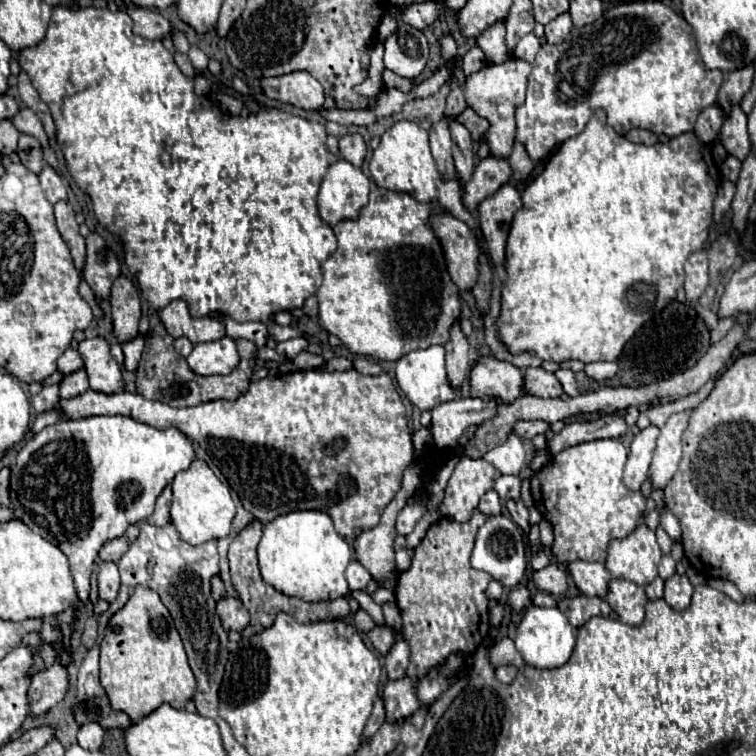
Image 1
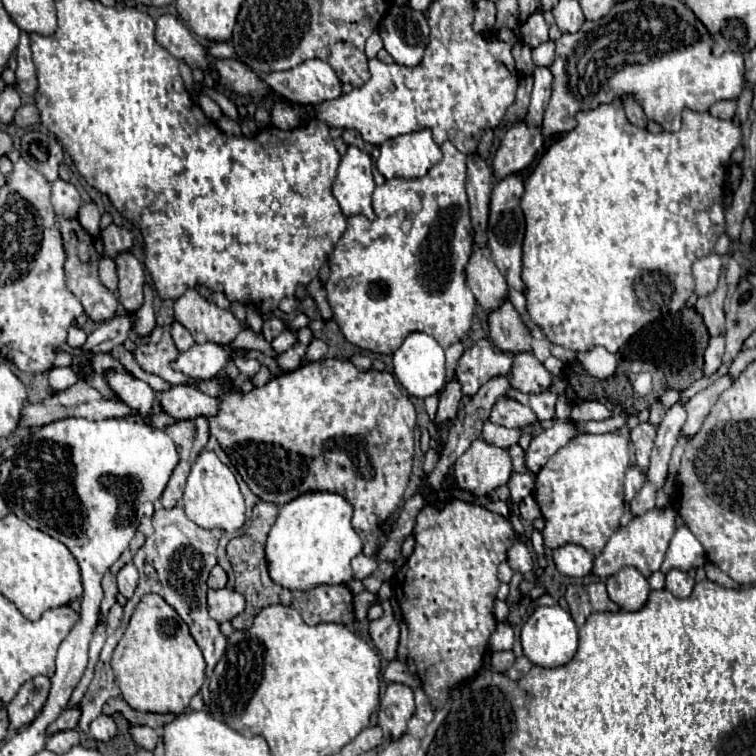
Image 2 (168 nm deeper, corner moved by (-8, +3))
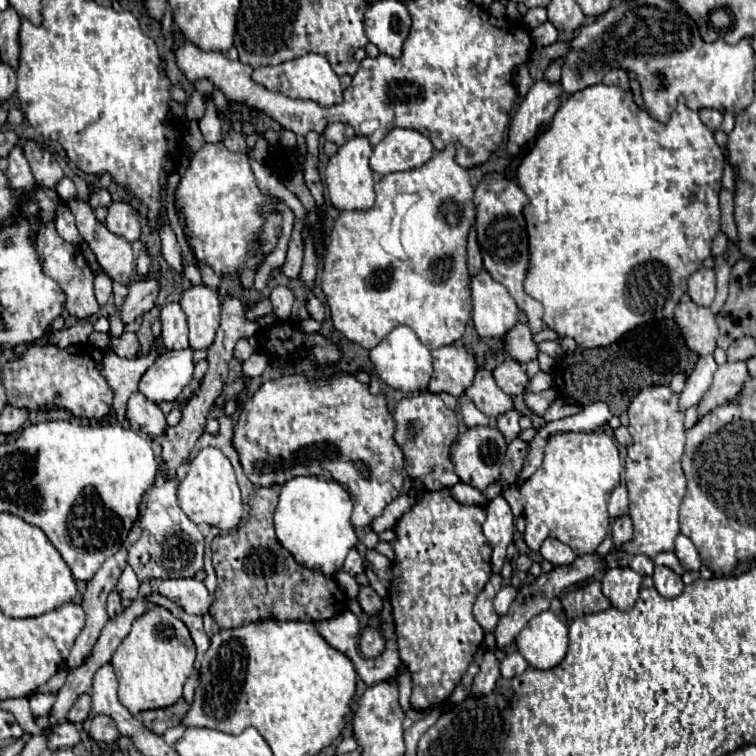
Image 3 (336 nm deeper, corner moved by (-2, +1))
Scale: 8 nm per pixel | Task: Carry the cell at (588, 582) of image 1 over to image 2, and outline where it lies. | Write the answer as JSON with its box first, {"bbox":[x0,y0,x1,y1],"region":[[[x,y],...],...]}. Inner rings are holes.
{"bbox":[554,544,594,578],"region":[[[568,544],[554,550],[554,562],[558,572],[572,578],[584,578],[594,570],[594,556],[576,544]]]}

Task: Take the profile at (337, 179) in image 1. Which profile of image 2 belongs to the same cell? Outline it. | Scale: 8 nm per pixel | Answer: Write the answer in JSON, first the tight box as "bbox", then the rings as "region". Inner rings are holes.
{"bbox":[332,146,376,220],"region":[[[348,146],[332,184],[332,194],[338,200],[342,214],[346,218],[362,214],[368,220],[374,220],[376,216],[372,210],[374,188],[376,184],[372,178],[370,154],[358,150],[356,146]]]}

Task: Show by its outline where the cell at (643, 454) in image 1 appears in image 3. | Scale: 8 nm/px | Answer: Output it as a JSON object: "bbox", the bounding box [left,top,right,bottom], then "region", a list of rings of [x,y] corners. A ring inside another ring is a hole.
{"bbox":[608,484,628,518],"region":[[[620,484],[612,492],[612,496],[608,500],[608,514],[610,514],[610,518],[618,518],[618,516],[628,514],[628,490],[624,484]]]}

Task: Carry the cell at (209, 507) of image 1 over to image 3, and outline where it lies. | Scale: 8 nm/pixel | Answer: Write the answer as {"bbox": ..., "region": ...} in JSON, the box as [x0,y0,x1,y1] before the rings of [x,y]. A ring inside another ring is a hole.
{"bbox":[178,448,245,530],"region":[[[204,448],[190,462],[190,470],[178,486],[178,502],[180,508],[186,512],[186,516],[196,524],[206,522],[222,530],[232,530],[238,526],[245,504],[240,498],[240,488],[236,482],[234,468],[218,448]]]}

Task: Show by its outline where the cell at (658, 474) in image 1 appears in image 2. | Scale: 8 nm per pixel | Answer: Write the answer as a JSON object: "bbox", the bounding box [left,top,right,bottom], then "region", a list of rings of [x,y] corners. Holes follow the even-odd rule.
{"bbox":[680,376,734,438],"region":[[[722,376],[718,382],[714,382],[714,384],[708,386],[706,390],[698,392],[698,394],[686,404],[686,414],[688,414],[688,418],[686,418],[686,424],[682,426],[682,432],[680,432],[682,438],[692,438],[692,436],[700,430],[700,426],[702,426],[706,414],[710,412],[710,408],[712,408],[714,402],[716,402],[716,398],[720,396],[720,392],[724,392],[726,388],[730,388],[732,382],[734,382],[734,380],[732,380],[730,376]]]}

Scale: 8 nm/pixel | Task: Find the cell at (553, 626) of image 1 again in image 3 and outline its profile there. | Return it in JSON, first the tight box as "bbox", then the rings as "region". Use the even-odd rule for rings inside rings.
{"bbox":[516,610,568,670],"region":[[[552,610],[540,612],[522,628],[516,646],[530,666],[540,670],[554,668],[566,656],[568,628]]]}

